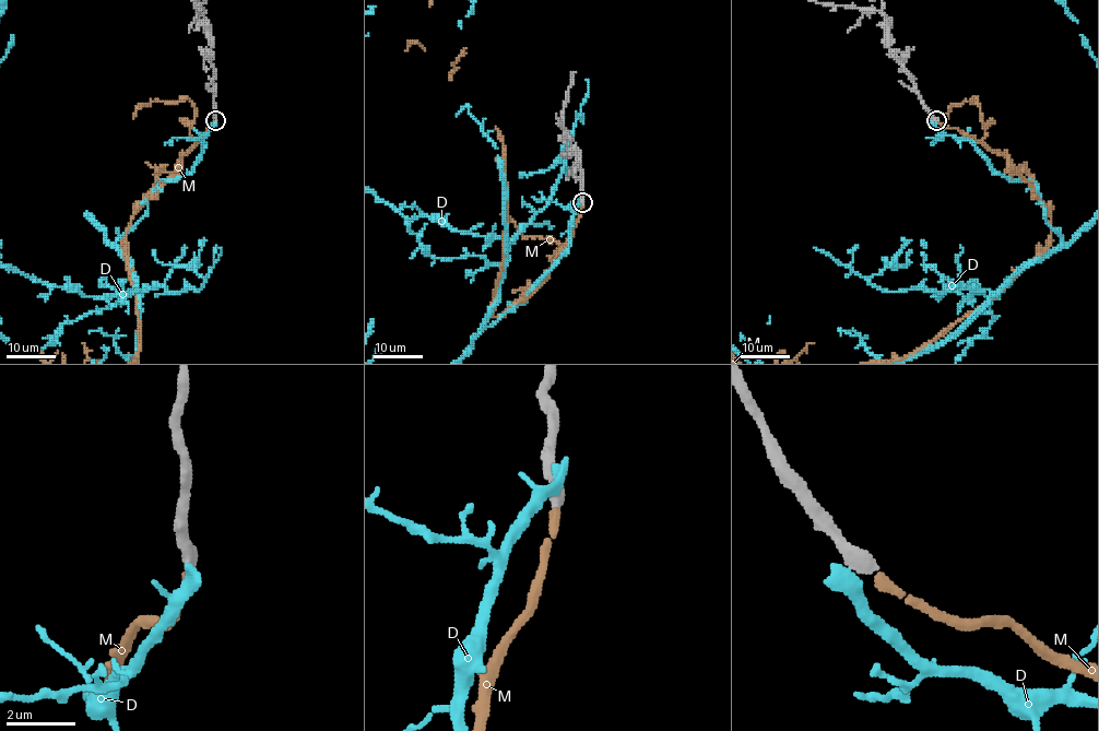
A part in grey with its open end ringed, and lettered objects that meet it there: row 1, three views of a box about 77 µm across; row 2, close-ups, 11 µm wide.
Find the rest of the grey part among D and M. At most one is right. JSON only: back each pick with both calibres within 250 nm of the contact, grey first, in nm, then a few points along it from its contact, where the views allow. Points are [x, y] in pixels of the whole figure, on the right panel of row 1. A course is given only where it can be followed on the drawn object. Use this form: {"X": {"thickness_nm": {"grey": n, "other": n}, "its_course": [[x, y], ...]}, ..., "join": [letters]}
{"M": {"thickness_nm": {"grey": 440, "other": 280}}, "join": ["M"]}

